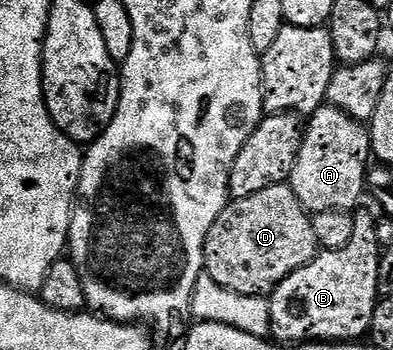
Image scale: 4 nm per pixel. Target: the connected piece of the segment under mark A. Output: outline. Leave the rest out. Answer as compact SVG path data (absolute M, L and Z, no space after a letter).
M326 103L308 118L303 147L299 147L299 159L295 159L295 171L291 171L287 184L311 215L347 213L362 204L361 196L367 193L370 168L368 128L341 109Z

